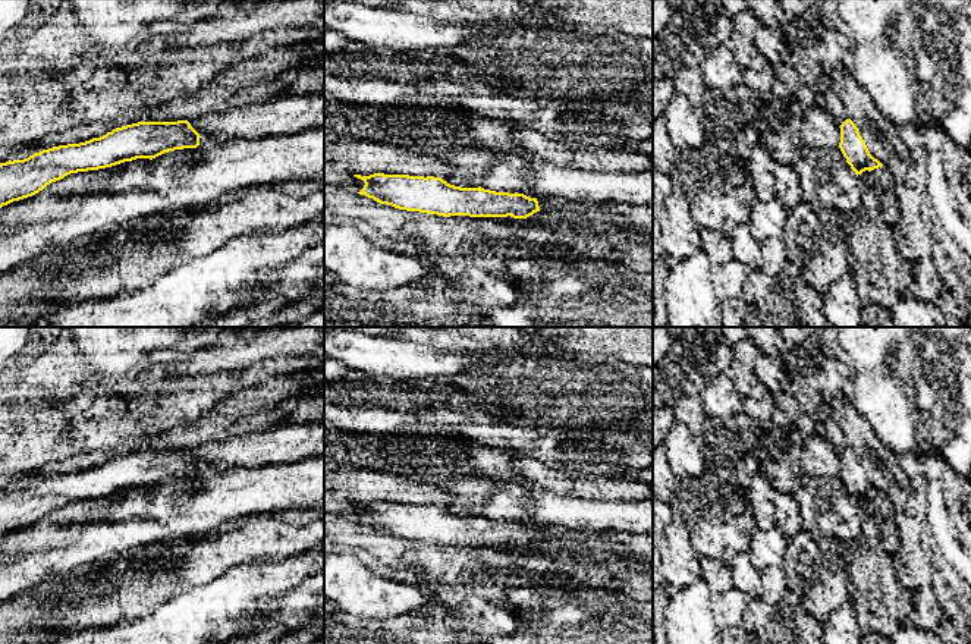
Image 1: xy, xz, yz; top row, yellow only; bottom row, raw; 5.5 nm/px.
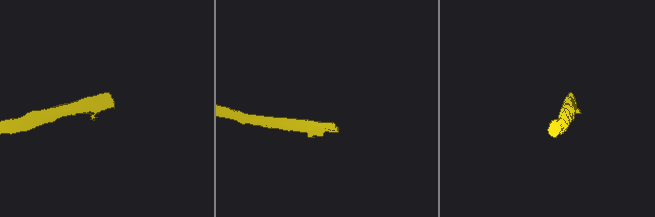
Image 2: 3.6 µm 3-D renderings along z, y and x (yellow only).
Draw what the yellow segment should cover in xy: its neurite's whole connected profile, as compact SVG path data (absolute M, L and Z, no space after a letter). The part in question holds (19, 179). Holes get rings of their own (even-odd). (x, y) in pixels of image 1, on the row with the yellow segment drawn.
M188 120L138 122L100 138L59 145L23 160L0 163L0 208L32 197L70 173L111 167L136 158L202 147L213 136L198 133Z

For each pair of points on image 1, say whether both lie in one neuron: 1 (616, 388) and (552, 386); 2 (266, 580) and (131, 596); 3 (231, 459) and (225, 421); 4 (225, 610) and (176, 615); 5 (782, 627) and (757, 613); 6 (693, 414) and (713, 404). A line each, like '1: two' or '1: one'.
1: one
2: two
3: two
4: one
5: one
6: two

